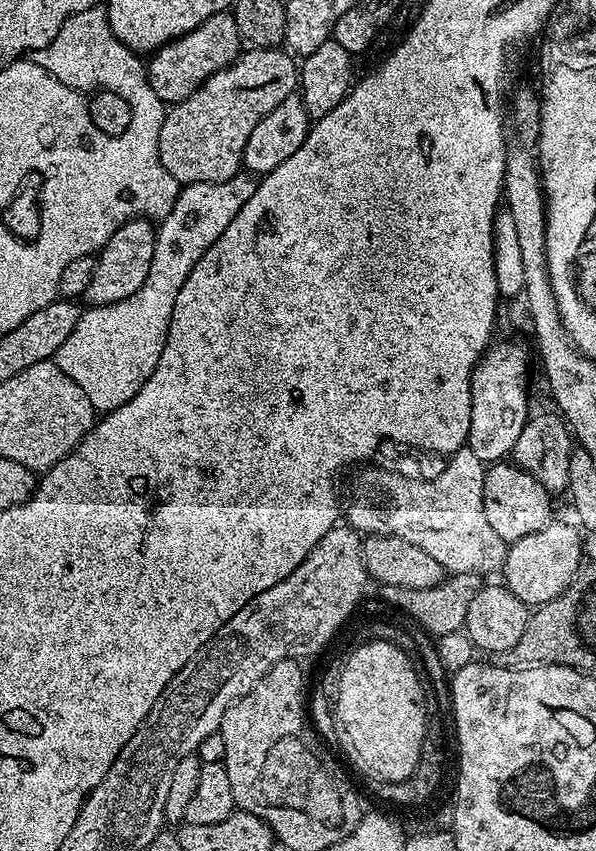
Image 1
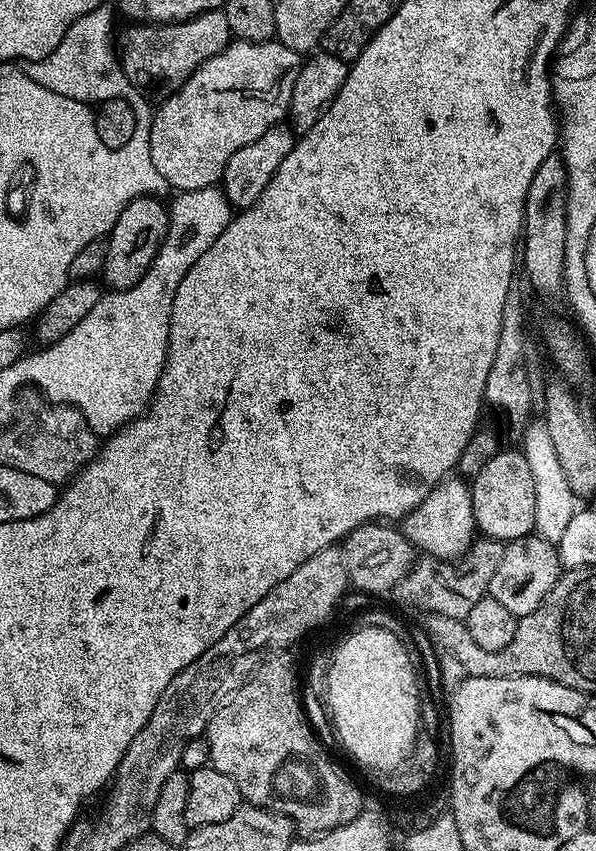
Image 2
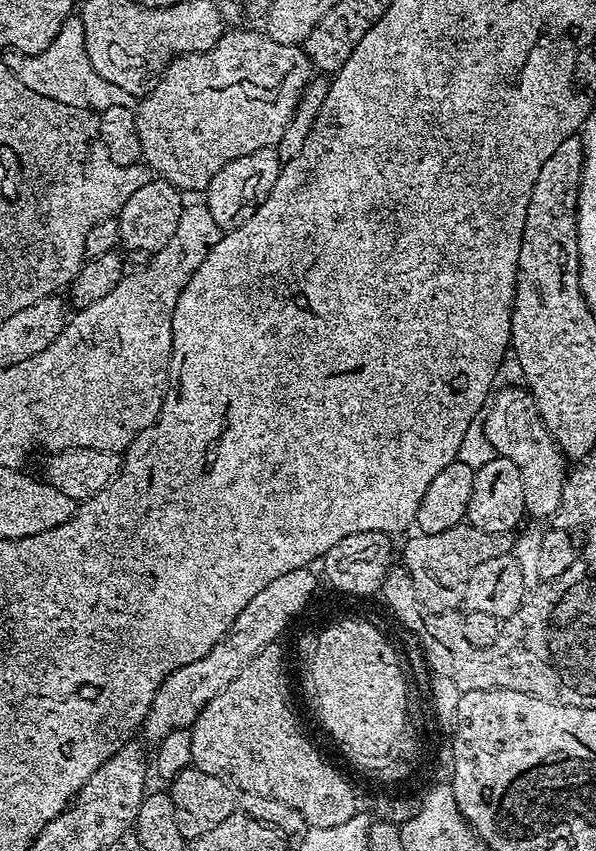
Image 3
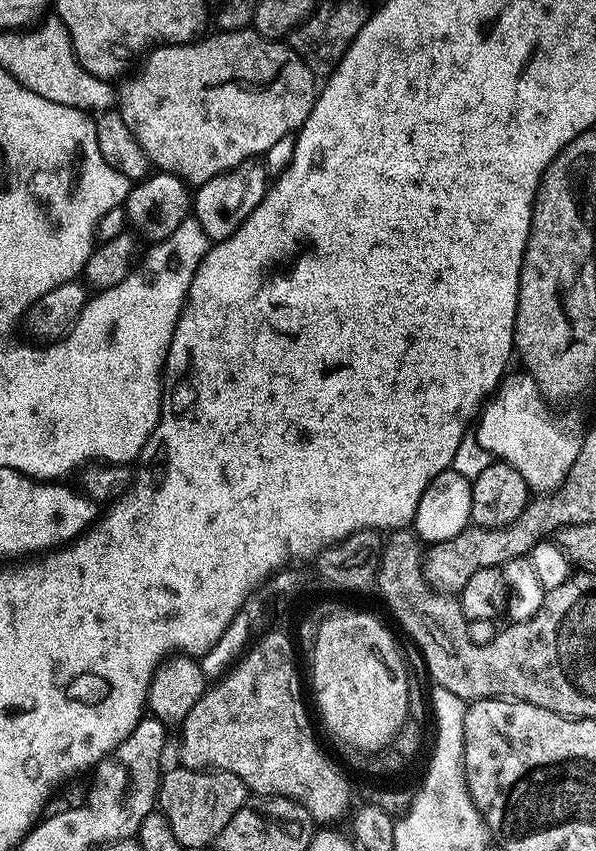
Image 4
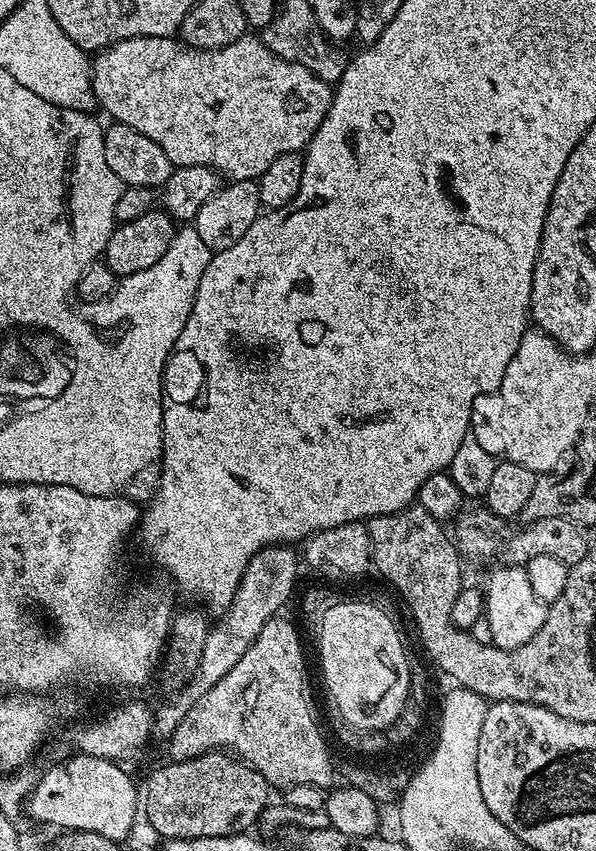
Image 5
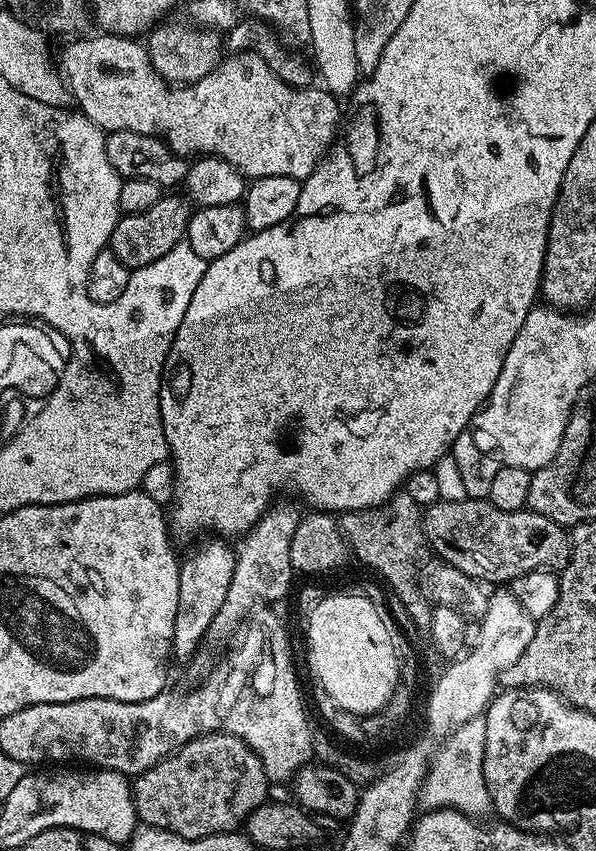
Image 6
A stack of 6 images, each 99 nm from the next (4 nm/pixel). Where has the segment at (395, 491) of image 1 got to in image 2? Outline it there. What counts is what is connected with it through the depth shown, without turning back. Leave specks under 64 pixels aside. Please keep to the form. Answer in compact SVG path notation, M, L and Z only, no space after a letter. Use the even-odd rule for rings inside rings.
M449 479L447 482L440 482L436 488L427 493L420 504L413 512L408 513L402 520L402 531L408 541L417 549L429 556L439 556L441 558L456 558L461 555L473 543L474 535L477 531L476 519L472 513L472 494L467 483L460 480Z

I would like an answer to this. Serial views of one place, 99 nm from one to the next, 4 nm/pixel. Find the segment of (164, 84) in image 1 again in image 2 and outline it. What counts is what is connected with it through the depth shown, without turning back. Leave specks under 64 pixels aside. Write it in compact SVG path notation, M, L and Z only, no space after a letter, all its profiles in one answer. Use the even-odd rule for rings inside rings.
M224 10L203 12L201 16L191 16L189 20L177 20L166 24L153 24L140 22L128 32L124 40L124 52L128 60L140 71L140 76L146 83L172 84L171 86L183 85L184 81L192 75L192 71L214 58L233 39L233 30Z

